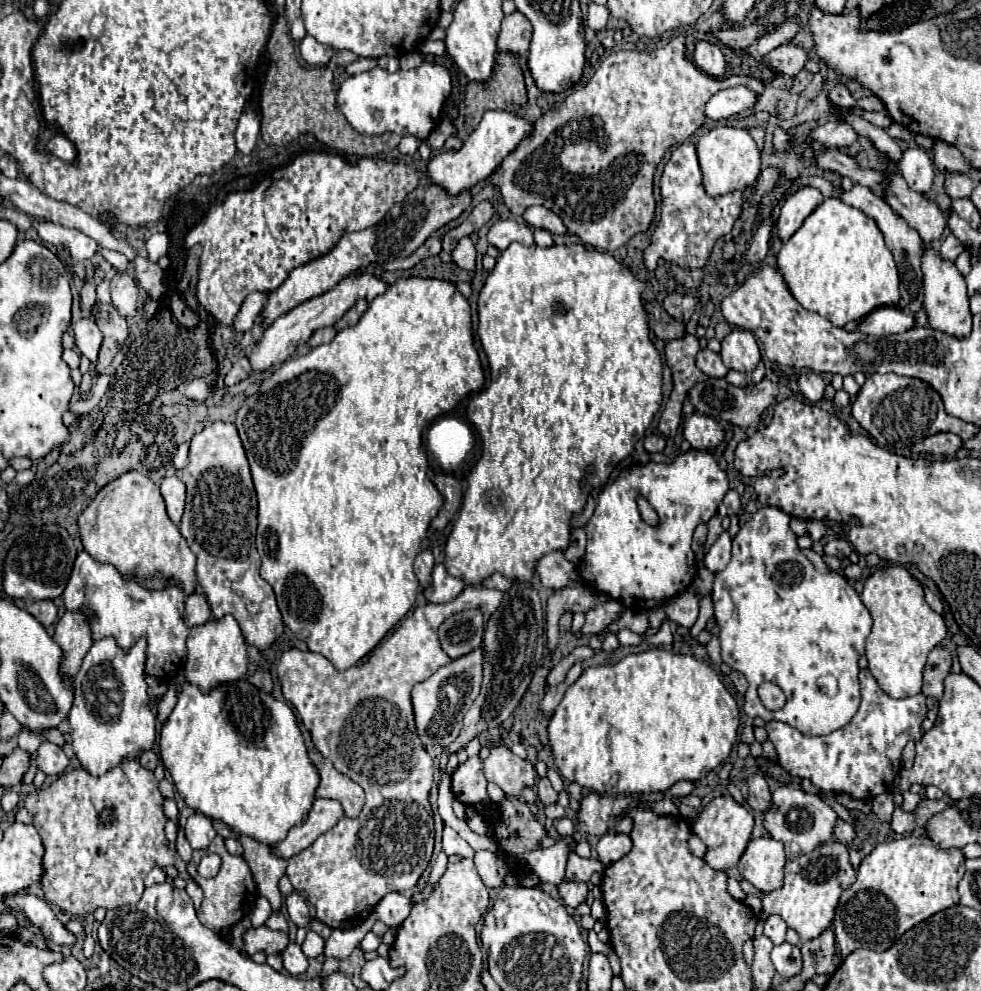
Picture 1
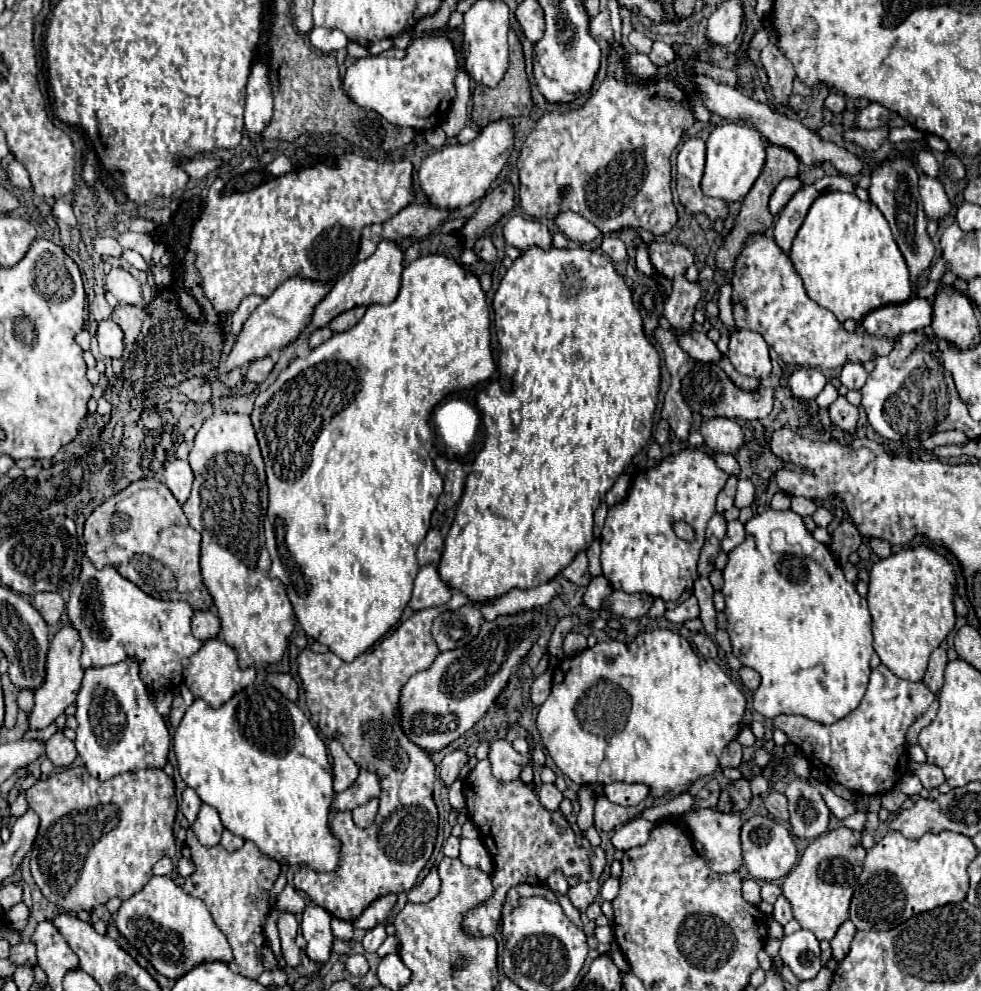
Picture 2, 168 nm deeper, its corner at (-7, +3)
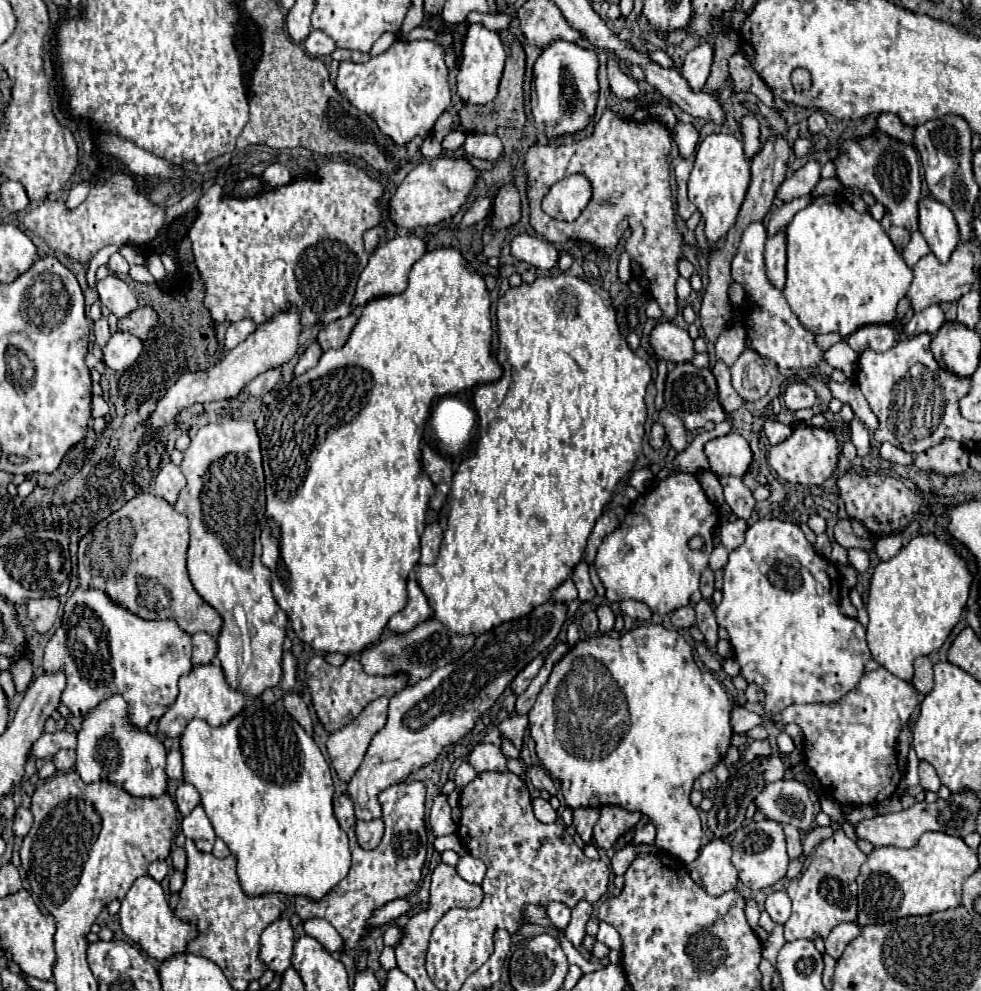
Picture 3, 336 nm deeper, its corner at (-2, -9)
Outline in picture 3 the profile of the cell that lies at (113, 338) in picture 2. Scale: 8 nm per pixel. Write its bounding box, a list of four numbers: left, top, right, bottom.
[101,331,143,371]

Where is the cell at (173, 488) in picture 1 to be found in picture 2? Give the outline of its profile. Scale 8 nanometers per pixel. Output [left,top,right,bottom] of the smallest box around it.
[164,459,194,503]

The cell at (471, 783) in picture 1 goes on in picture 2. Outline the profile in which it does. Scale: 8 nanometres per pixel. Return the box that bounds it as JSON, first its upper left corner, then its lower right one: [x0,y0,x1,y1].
[462,759,606,937]

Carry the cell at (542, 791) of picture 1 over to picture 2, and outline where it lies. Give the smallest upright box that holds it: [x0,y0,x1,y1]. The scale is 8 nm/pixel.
[538,783,562,811]

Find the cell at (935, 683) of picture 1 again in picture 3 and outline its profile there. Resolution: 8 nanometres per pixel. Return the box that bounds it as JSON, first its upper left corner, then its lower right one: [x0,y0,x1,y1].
[913,657,933,695]

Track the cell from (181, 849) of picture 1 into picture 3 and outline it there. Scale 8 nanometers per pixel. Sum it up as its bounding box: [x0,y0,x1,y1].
[175,783,199,817]

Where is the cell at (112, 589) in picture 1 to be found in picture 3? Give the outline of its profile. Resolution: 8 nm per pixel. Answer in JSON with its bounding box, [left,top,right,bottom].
[43,589,193,729]

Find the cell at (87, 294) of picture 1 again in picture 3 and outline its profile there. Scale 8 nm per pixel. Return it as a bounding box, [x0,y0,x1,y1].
[95,315,111,347]

